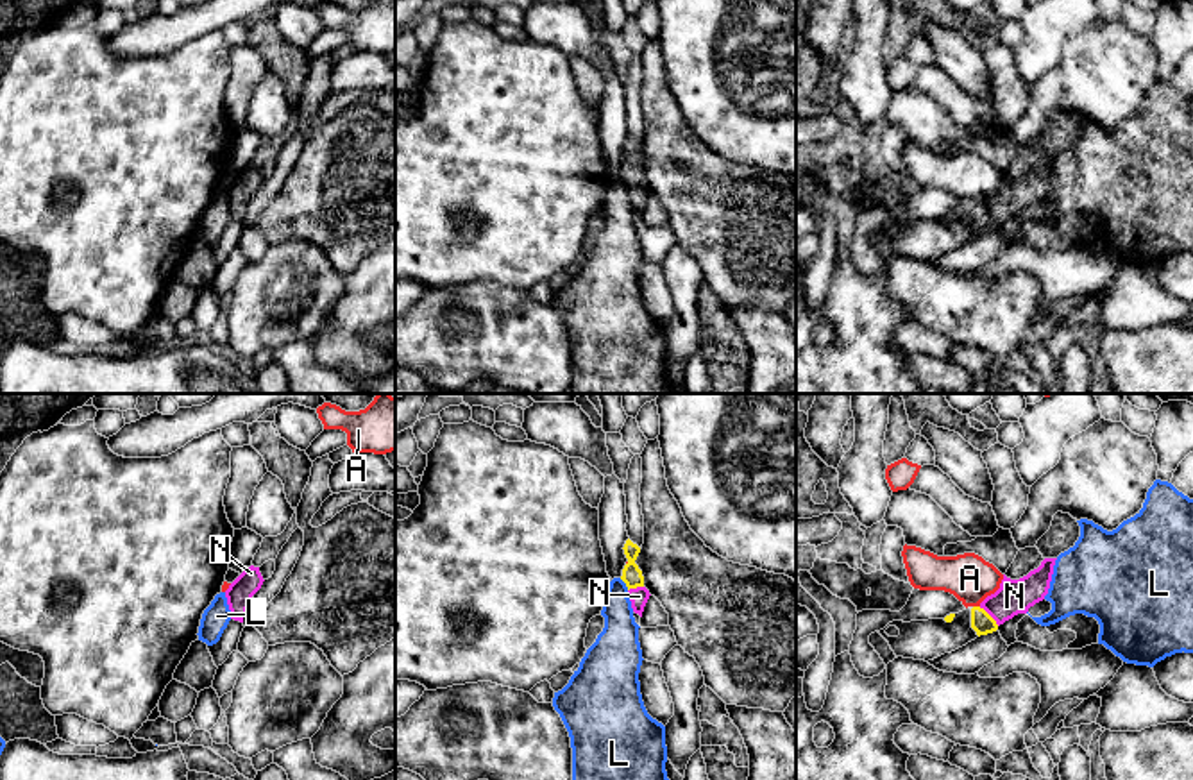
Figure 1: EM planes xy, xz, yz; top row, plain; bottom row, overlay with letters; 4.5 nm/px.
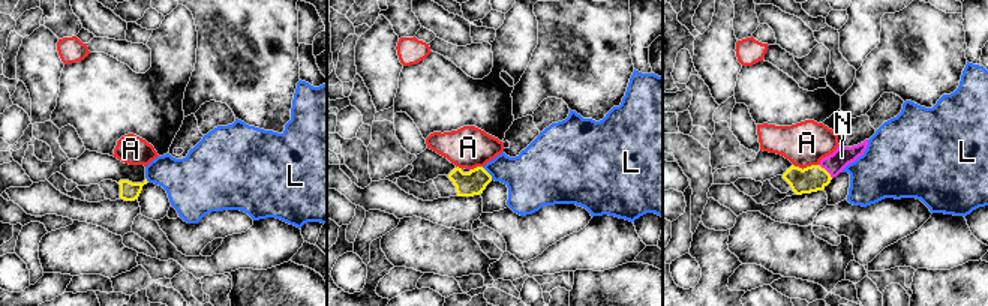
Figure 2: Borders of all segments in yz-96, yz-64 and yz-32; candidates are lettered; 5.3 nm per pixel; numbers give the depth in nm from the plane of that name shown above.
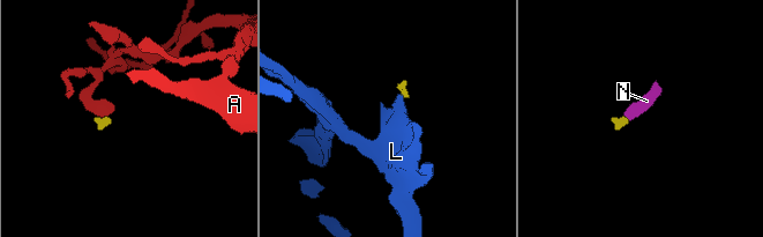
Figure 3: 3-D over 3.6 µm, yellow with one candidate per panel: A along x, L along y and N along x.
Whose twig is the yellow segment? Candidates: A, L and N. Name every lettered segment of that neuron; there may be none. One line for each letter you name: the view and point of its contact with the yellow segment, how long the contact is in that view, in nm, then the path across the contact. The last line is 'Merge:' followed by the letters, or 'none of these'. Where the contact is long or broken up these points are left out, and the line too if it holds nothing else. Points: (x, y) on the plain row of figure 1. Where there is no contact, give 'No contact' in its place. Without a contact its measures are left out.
N: Touches yellow at yz (989, 215). Shared border 130 nm. Path across: yz (982, 222), (989, 215), (1015, 195)
Merge: N

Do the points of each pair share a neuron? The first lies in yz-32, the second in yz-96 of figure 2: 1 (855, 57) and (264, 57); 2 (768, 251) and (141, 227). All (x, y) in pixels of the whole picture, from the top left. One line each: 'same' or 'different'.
1: different
2: different

